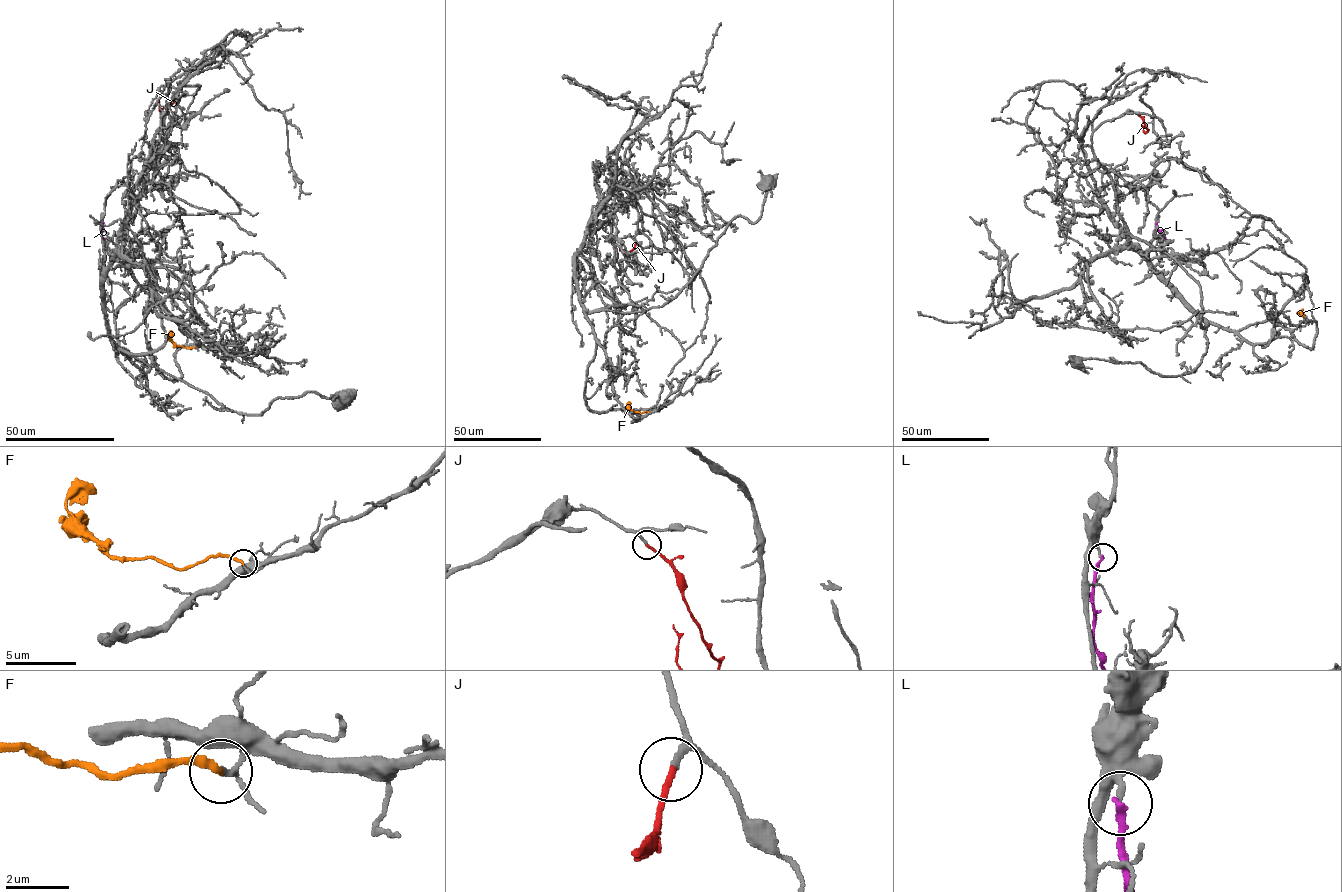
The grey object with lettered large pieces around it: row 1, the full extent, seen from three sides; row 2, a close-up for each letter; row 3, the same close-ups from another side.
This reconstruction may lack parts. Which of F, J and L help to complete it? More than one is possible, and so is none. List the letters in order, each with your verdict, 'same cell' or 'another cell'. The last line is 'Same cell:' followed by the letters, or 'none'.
F: same cell
J: same cell
L: another cell
Same cell: F, J

